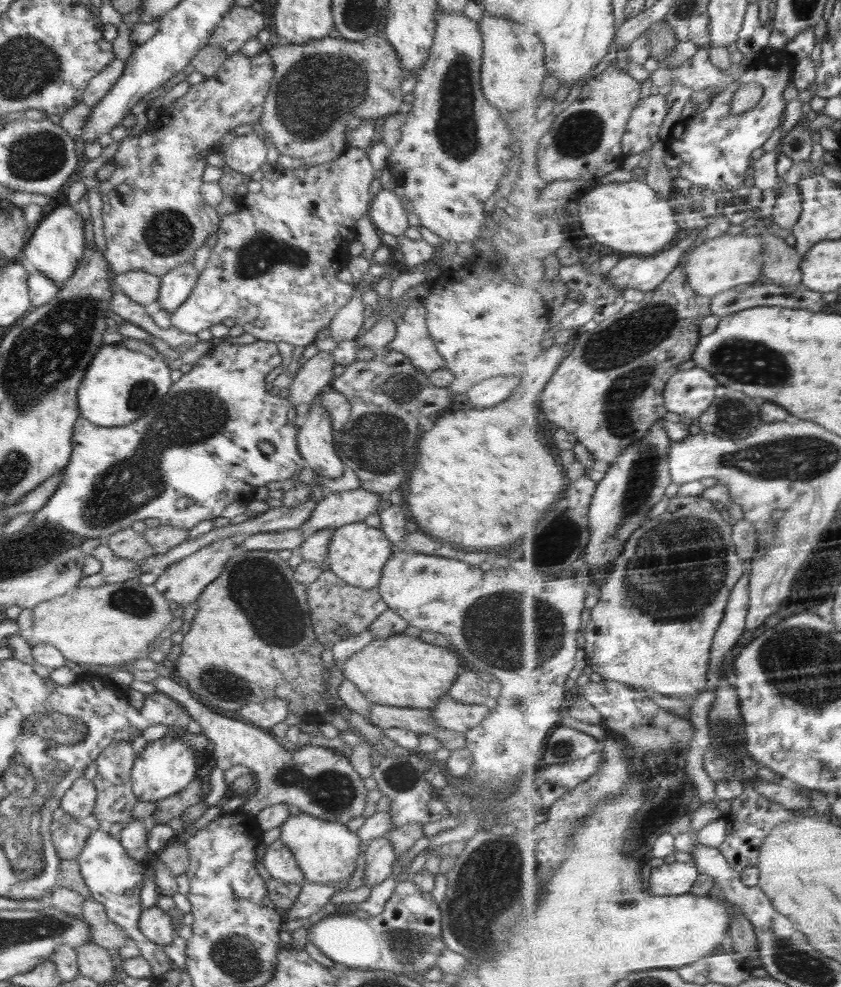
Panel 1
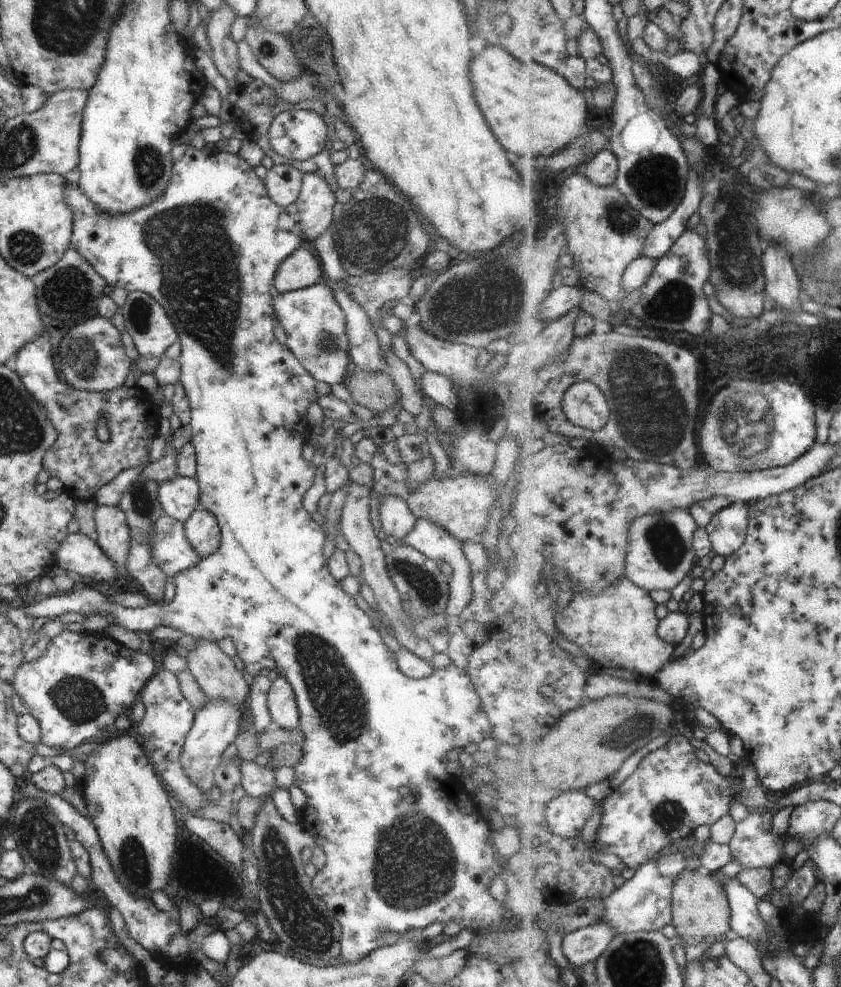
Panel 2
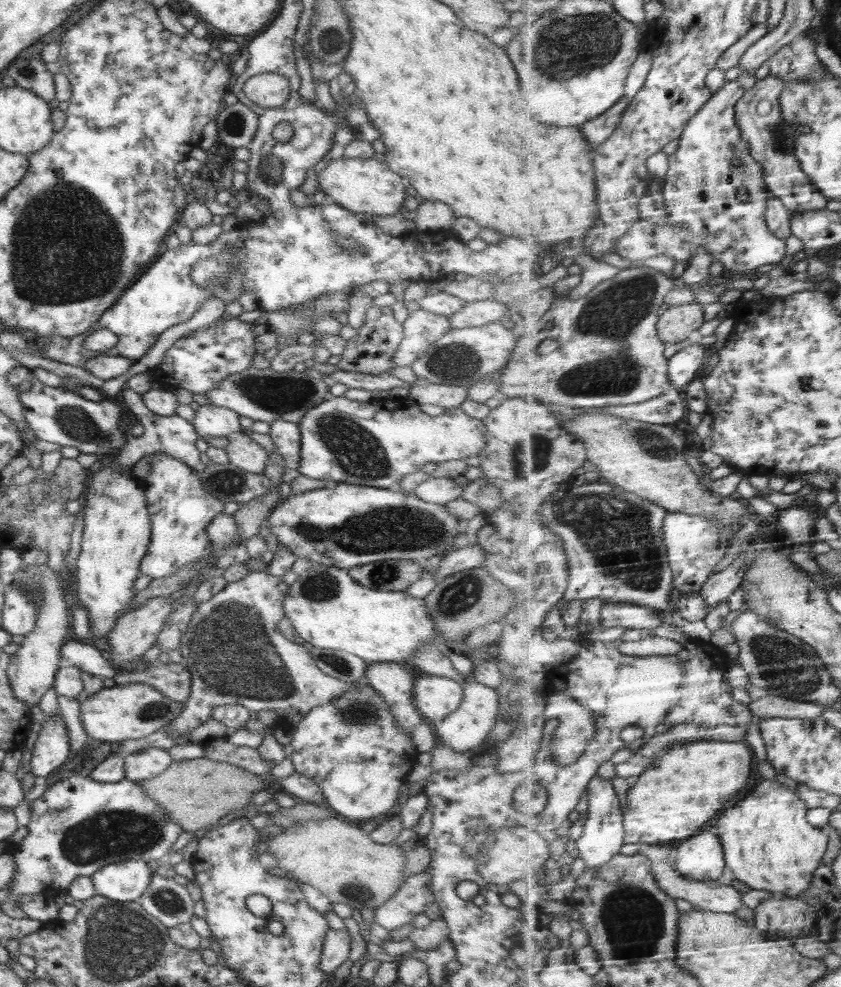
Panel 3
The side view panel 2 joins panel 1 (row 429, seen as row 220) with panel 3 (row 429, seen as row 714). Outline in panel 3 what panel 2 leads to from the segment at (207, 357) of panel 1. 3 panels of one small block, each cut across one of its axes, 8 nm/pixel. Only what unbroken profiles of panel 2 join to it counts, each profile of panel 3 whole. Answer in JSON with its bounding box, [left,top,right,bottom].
[300,393,486,490]

